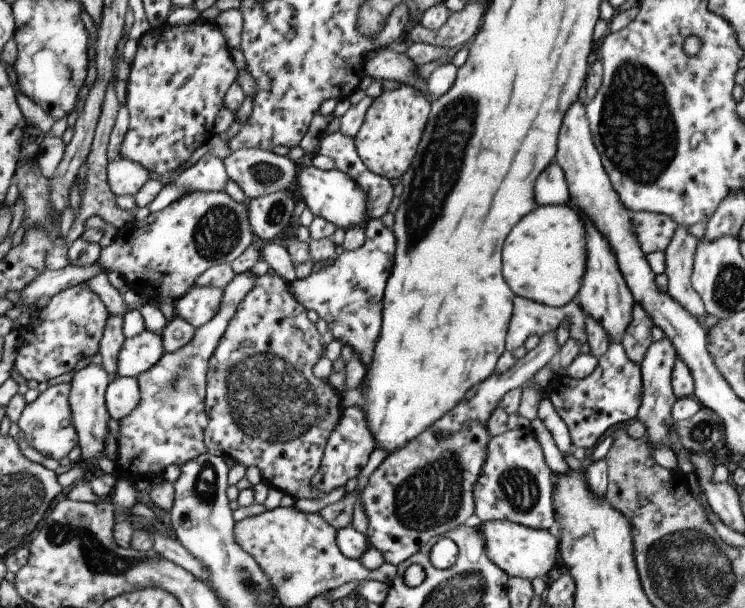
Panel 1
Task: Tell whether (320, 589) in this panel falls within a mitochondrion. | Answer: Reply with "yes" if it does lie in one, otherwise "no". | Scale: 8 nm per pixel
no

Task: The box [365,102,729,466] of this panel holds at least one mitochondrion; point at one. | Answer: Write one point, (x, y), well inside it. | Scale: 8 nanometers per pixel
(700, 433)

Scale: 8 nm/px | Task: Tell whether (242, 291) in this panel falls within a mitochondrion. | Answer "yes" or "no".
no

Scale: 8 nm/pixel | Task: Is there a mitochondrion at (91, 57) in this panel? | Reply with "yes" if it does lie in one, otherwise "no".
no

